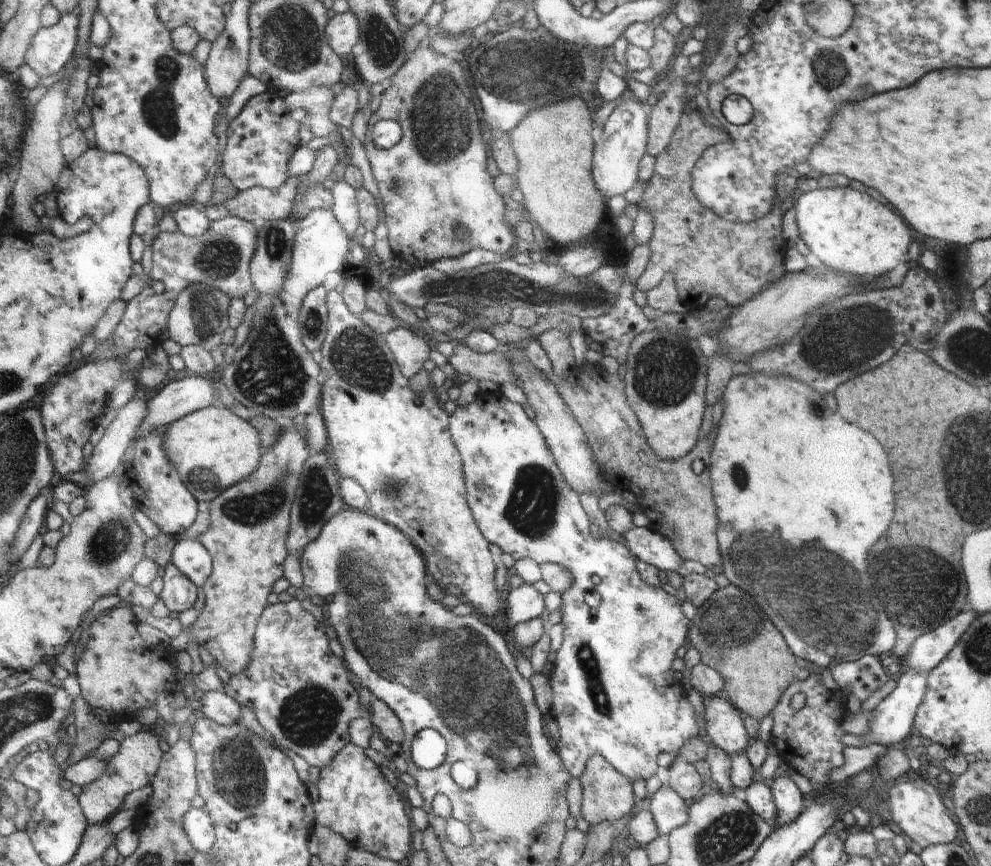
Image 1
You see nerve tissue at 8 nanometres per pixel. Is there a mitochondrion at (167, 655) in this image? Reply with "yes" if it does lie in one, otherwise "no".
no

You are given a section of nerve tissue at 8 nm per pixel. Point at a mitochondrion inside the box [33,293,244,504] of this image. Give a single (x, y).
(202, 480)

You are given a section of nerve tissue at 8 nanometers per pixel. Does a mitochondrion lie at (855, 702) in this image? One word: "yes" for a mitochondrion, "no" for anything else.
no

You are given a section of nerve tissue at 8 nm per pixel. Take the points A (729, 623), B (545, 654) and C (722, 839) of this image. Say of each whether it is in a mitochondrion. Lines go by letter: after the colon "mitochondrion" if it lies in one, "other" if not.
A: mitochondrion
B: other
C: mitochondrion

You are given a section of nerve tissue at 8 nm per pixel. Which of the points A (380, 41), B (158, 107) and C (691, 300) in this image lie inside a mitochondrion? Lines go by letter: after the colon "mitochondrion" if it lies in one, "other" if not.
A: mitochondrion
B: mitochondrion
C: other

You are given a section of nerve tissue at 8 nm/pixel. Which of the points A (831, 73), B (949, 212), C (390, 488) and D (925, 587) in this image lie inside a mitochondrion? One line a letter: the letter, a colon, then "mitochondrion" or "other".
A: mitochondrion
B: other
C: mitochondrion
D: mitochondrion

